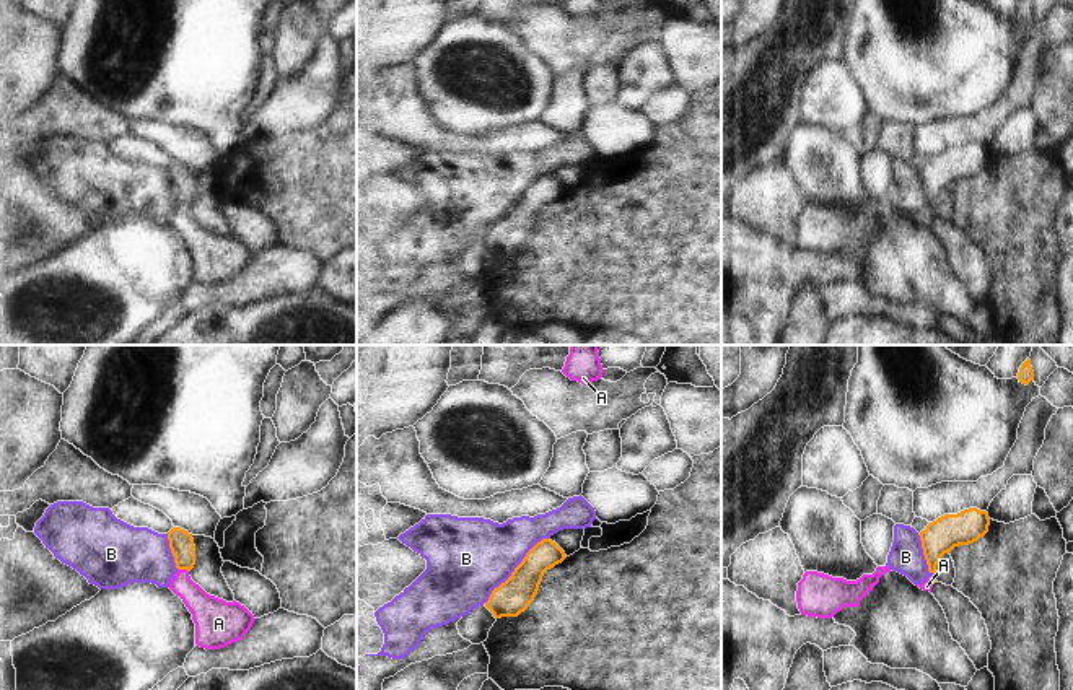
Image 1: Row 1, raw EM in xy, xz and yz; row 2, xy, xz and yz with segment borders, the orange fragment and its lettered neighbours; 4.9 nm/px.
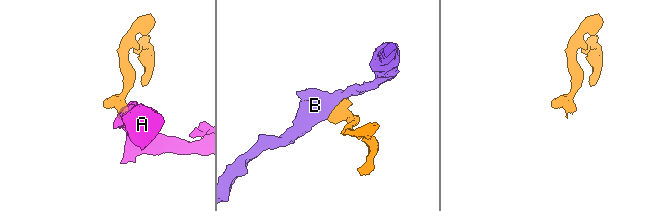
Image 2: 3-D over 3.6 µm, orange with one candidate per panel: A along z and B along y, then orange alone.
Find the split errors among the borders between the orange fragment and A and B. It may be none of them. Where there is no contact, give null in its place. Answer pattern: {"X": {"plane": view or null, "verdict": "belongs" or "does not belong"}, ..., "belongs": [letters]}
{"A": {"plane": "xy", "verdict": "belongs"}, "B": {"plane": "xz", "verdict": "does not belong"}, "belongs": ["A"]}

